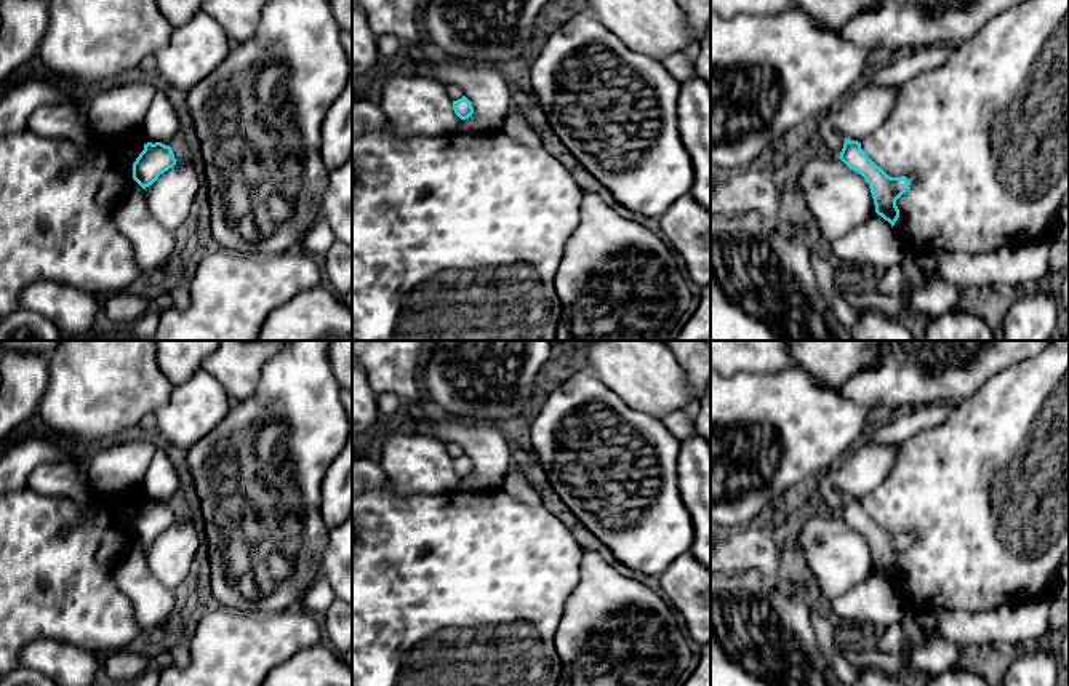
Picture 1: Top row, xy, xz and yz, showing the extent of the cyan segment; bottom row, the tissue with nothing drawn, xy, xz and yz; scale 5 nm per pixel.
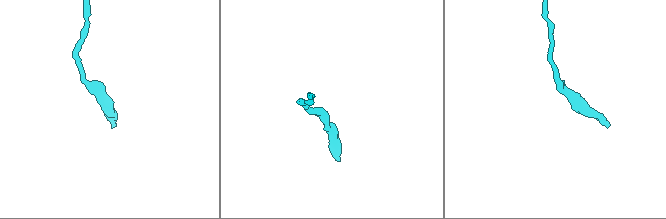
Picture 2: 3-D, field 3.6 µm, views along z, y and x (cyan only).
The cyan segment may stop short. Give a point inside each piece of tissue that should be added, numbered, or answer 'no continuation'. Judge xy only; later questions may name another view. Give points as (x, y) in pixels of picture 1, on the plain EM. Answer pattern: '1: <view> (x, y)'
no continuation

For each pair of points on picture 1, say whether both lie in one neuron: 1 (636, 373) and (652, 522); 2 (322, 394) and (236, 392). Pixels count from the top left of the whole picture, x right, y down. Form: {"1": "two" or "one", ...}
{"1": "two", "2": "two"}

